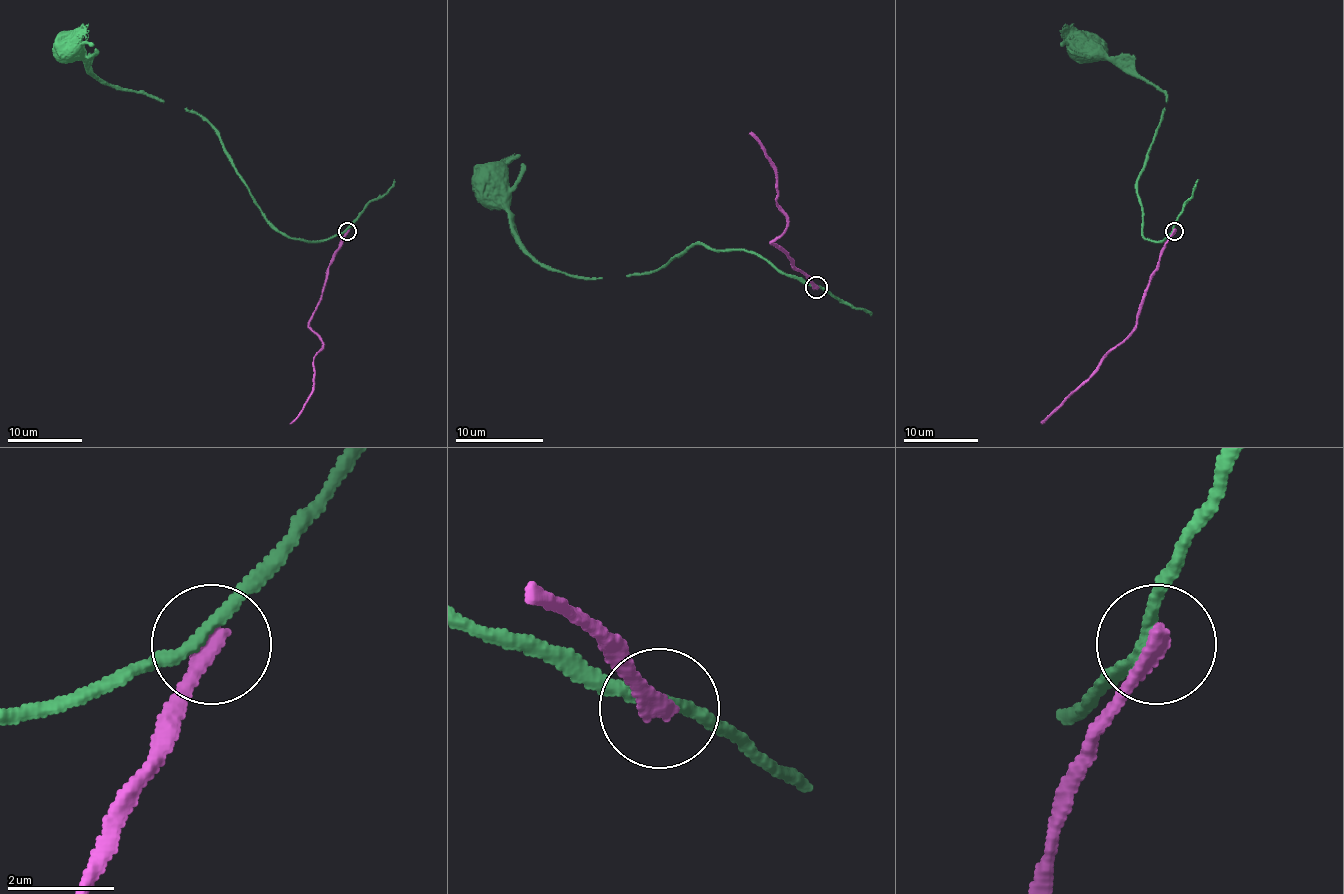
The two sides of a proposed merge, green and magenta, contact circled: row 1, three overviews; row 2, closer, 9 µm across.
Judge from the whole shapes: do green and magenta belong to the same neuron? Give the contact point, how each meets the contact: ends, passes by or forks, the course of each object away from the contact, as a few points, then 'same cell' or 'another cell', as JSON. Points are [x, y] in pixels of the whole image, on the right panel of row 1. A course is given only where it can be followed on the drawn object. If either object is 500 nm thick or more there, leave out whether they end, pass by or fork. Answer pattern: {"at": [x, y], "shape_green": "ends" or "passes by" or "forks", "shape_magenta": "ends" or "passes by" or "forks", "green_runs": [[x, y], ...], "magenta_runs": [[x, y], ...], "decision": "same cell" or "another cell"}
{"at": [1174, 231], "shape_green": "passes by", "shape_magenta": "ends", "green_runs": [[1173, 231], [1164, 240], [1142, 234], [1138, 176], [1166, 95], [1128, 65], [1083, 58], [1074, 47], [1080, 48]], "magenta_runs": [[1173, 231], [1155, 268], [1136, 326], [1040, 422]], "decision": "another cell"}

